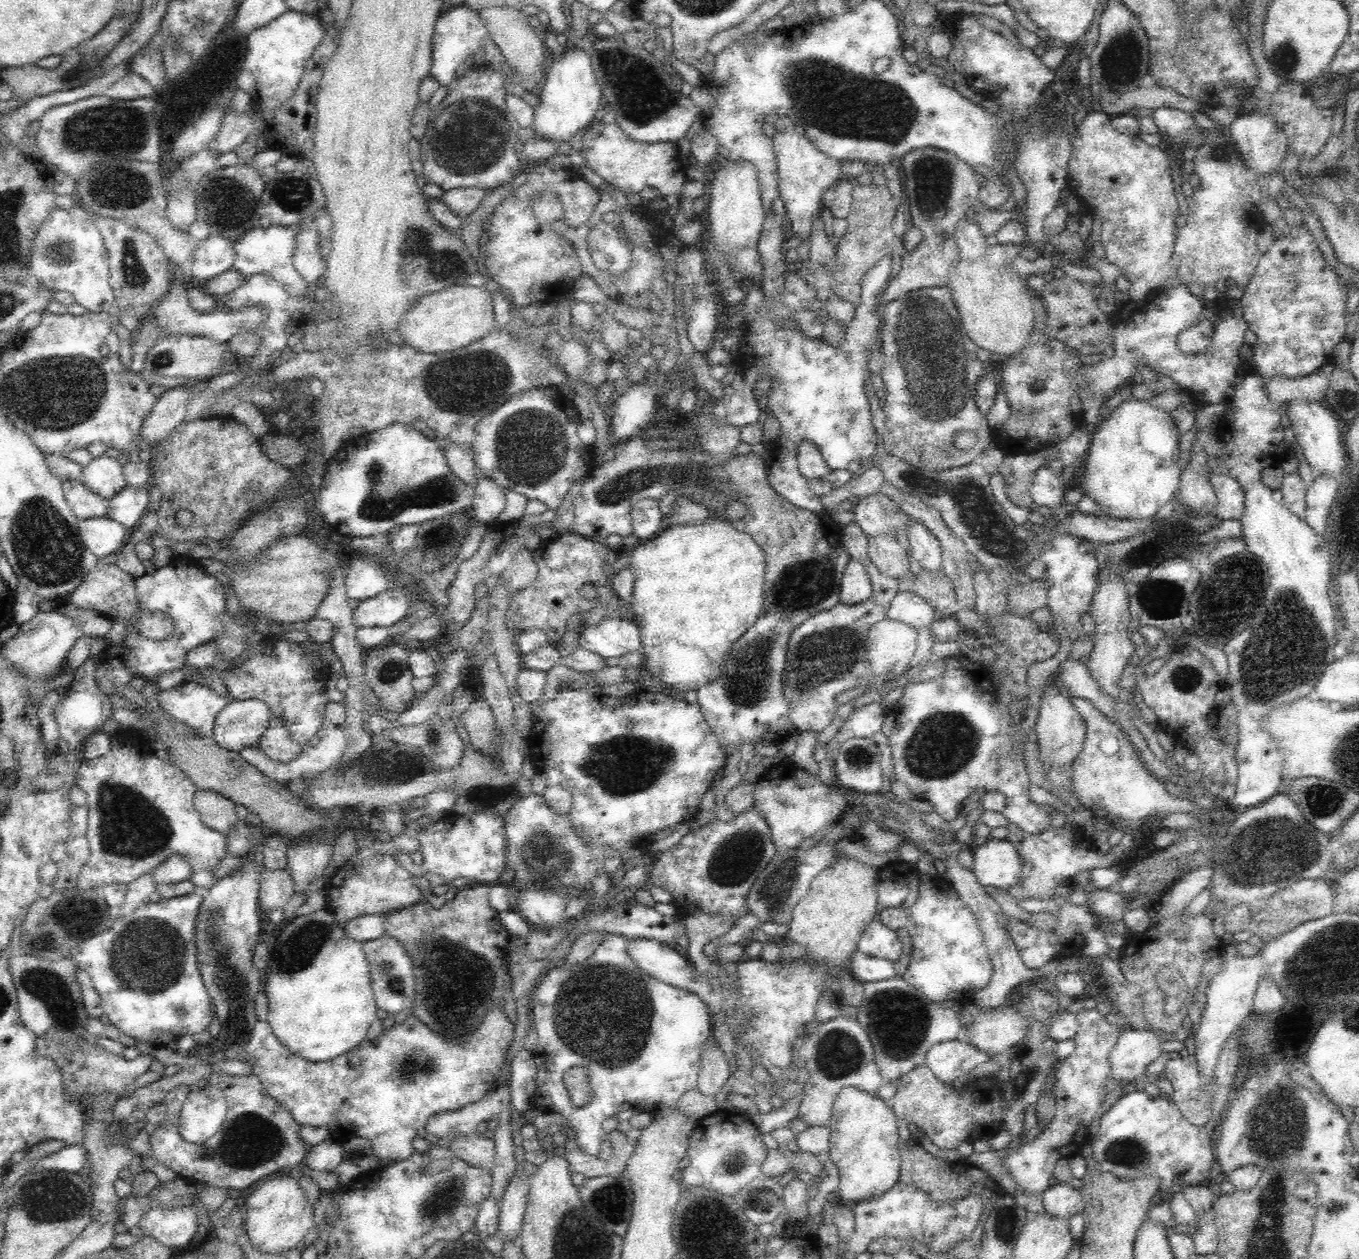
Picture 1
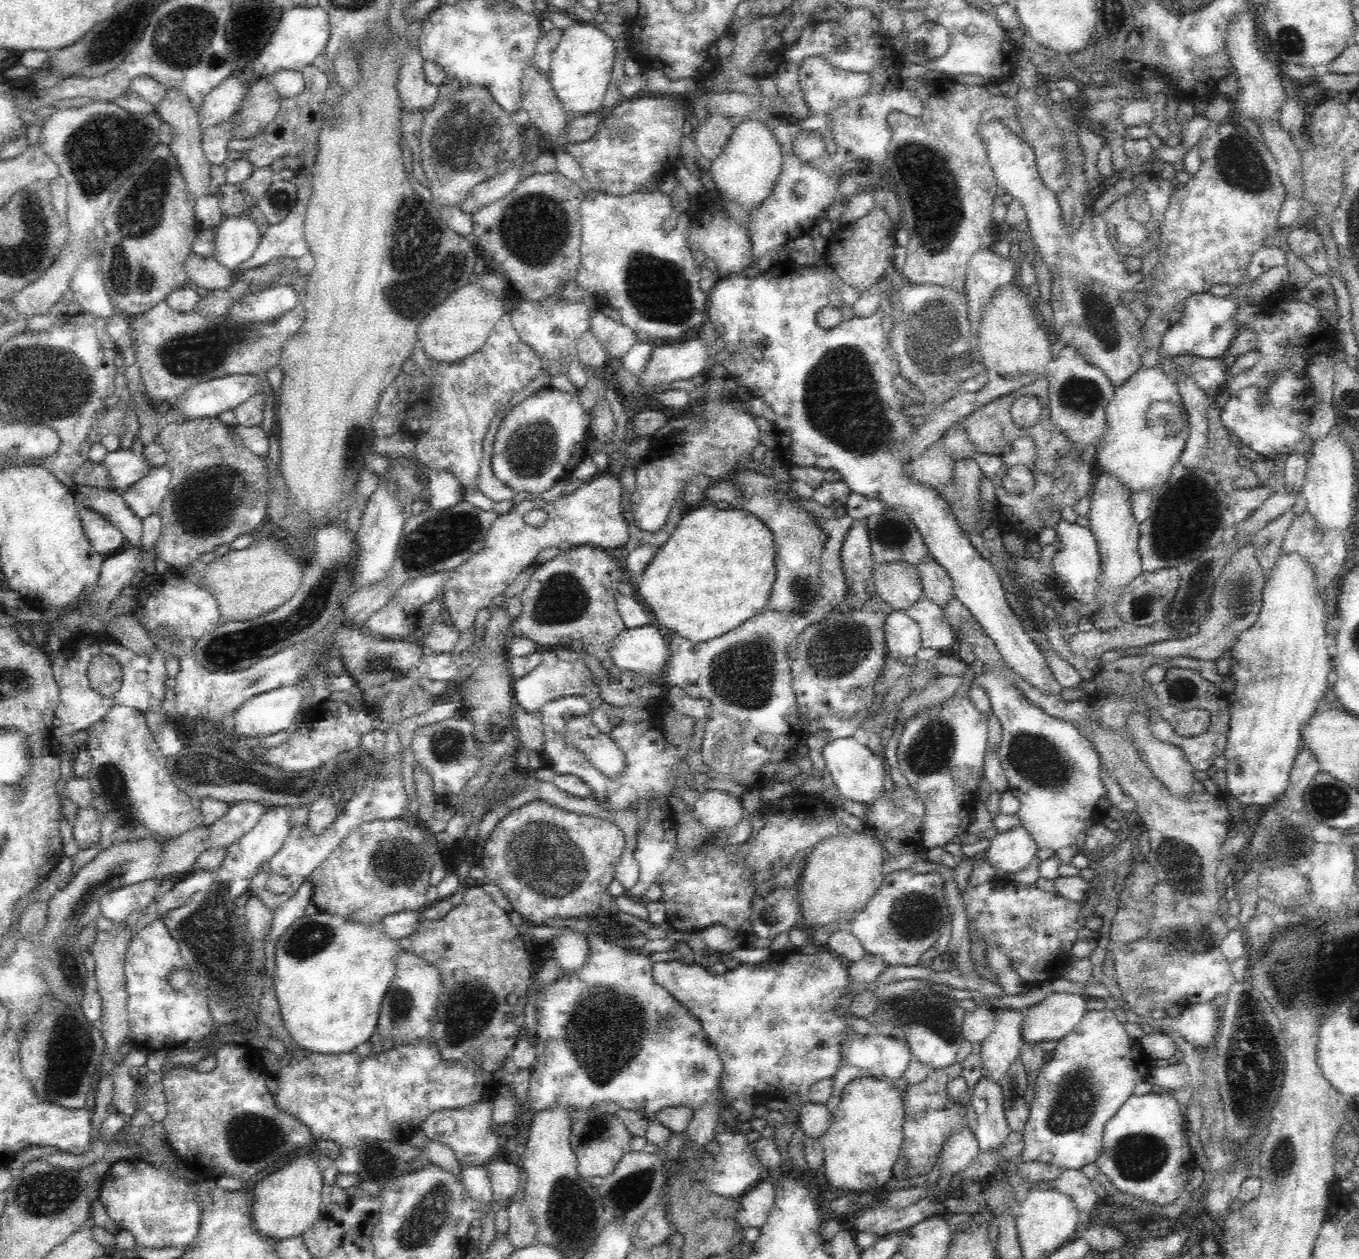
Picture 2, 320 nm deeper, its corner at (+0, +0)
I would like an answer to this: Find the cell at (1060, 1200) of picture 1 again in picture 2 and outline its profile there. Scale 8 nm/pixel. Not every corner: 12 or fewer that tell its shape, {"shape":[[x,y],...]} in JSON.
{"shape":[[1065,1169],[1053,1188],[1077,1206],[1076,1236],[1086,1230],[1097,1195],[1080,1170]]}

